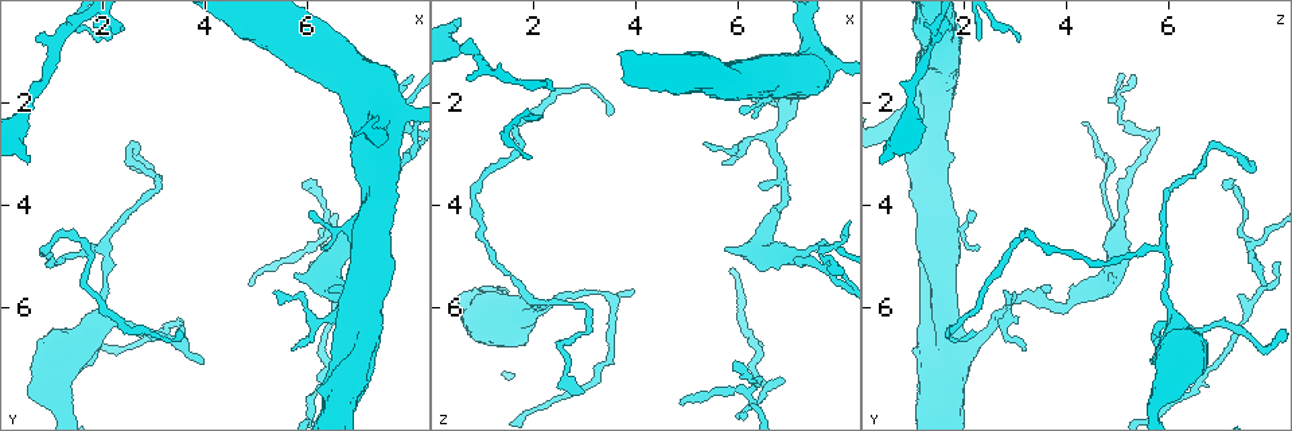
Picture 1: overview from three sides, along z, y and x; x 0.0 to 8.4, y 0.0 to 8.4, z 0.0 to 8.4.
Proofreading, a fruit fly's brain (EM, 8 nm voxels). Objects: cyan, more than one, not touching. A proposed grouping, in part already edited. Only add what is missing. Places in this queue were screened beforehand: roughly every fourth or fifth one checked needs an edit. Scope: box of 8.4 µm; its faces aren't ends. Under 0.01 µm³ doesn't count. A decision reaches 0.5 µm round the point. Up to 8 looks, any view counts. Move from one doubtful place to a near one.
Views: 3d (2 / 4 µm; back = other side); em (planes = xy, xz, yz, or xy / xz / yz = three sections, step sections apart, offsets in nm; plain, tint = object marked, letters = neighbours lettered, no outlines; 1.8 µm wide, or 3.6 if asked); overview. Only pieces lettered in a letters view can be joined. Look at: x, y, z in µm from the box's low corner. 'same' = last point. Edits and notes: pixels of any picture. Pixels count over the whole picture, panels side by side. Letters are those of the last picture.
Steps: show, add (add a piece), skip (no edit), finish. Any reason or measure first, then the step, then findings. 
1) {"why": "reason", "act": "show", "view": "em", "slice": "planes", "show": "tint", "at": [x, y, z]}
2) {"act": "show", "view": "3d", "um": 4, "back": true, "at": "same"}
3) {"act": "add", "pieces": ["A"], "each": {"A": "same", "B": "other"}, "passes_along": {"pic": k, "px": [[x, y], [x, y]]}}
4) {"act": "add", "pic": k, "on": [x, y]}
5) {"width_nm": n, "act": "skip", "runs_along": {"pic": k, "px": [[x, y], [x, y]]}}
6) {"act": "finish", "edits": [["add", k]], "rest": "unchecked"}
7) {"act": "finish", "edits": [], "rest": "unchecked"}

{"why": "stops while still wide", "act": "show", "view": "3d", "um": 4, "at": [5.80, 5.30, 4.90]}

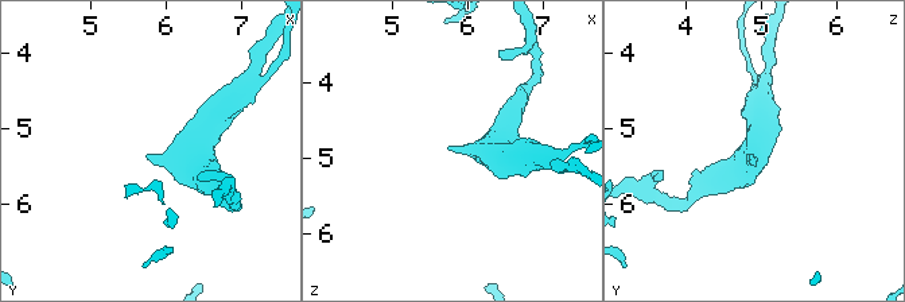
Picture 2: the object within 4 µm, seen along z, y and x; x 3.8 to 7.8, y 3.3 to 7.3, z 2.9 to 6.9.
{"why": "need the tissue", "act": "show", "view": "em", "slice": "planes", "show": "letters", "at": [5.70, 5.35, 4.85]}

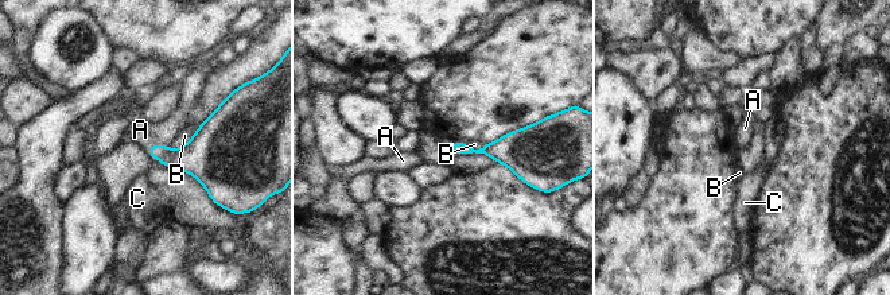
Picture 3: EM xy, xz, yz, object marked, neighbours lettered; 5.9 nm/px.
{"longest_contact_nm": ["C", 280], "act": "add", "pic": 3, "on": [140, 129], "each": {"A": "same", "B": "other", "C": "other"}, "passes_along": {"pic": 3, "px": [[198, 155], [158, 144], [140, 129]]}, "found": "it goes on there"}

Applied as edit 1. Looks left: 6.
{"why": "redraw", "act": "show", "view": "overview"}

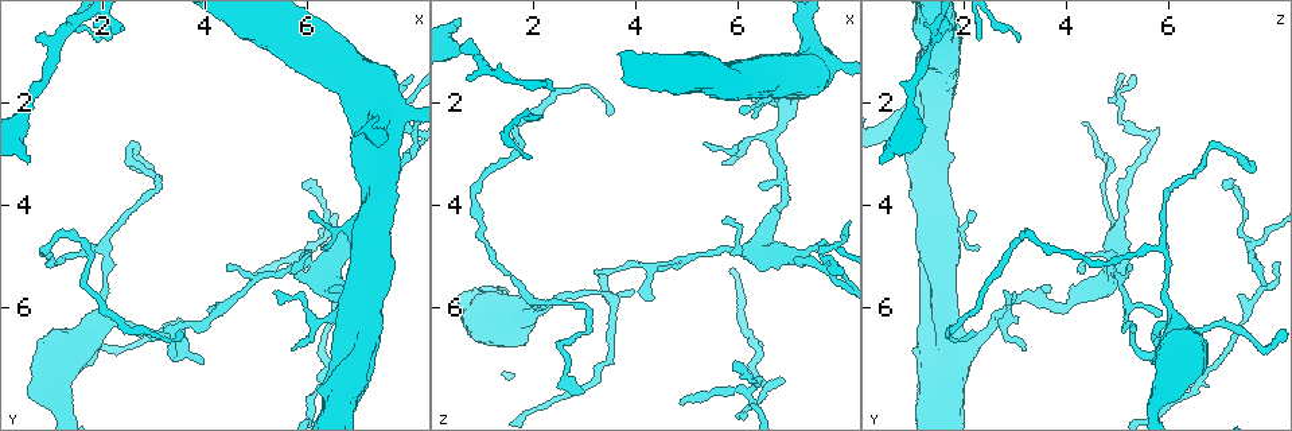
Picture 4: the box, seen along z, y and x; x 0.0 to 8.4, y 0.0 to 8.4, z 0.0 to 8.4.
{"why": "sudden change in width", "act": "show", "view": "3d", "um": 4, "at": [7.25, 4.65, 1.45]}

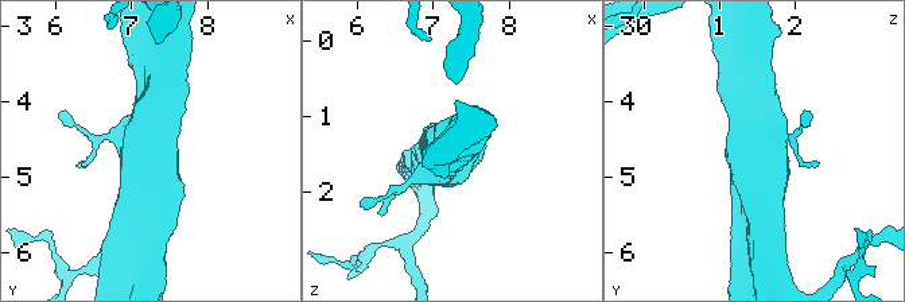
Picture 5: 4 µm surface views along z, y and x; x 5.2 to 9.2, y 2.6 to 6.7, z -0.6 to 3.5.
{"why": "shape alone is not enough", "act": "show", "view": "em", "um": 3.6, "slice": "planes", "show": "tint", "at": [7.25, 4.65, 1.40]}

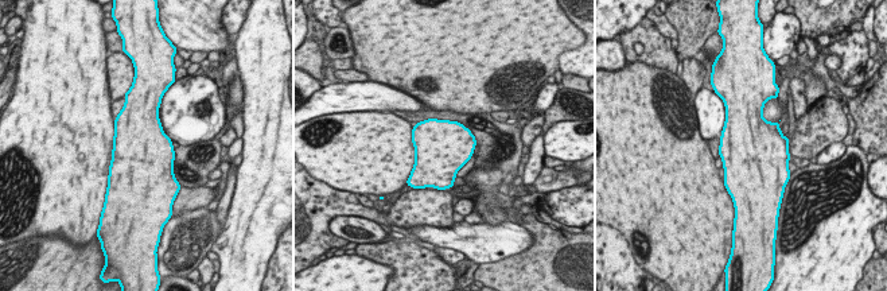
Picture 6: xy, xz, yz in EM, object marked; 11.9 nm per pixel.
{"why": "see the neighbours", "act": "show", "view": "em", "um": 3.6, "slice": "planes", "show": "letters", "at": "same"}

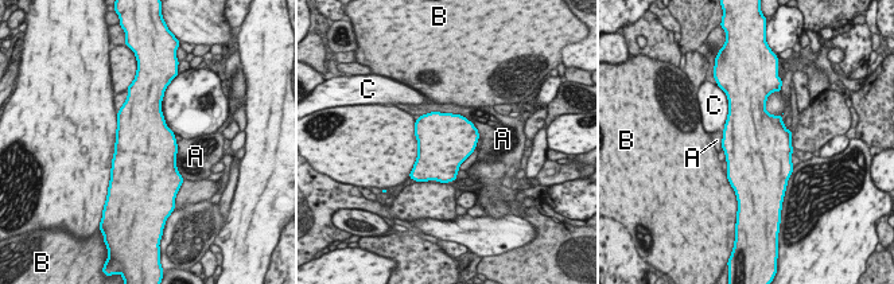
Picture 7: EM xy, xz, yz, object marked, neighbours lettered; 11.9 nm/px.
{"act": "skip", "each": {"A": "other", "B": "other", "C": "other"}, "border": {"pic": 7, "px": [[446, 112], [465, 116], [479, 136]]}, "found": "no lettered piece goes on from it"}

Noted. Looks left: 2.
{"act": "finish", "edits": [["add", 3]], "rest": "unchecked"}

